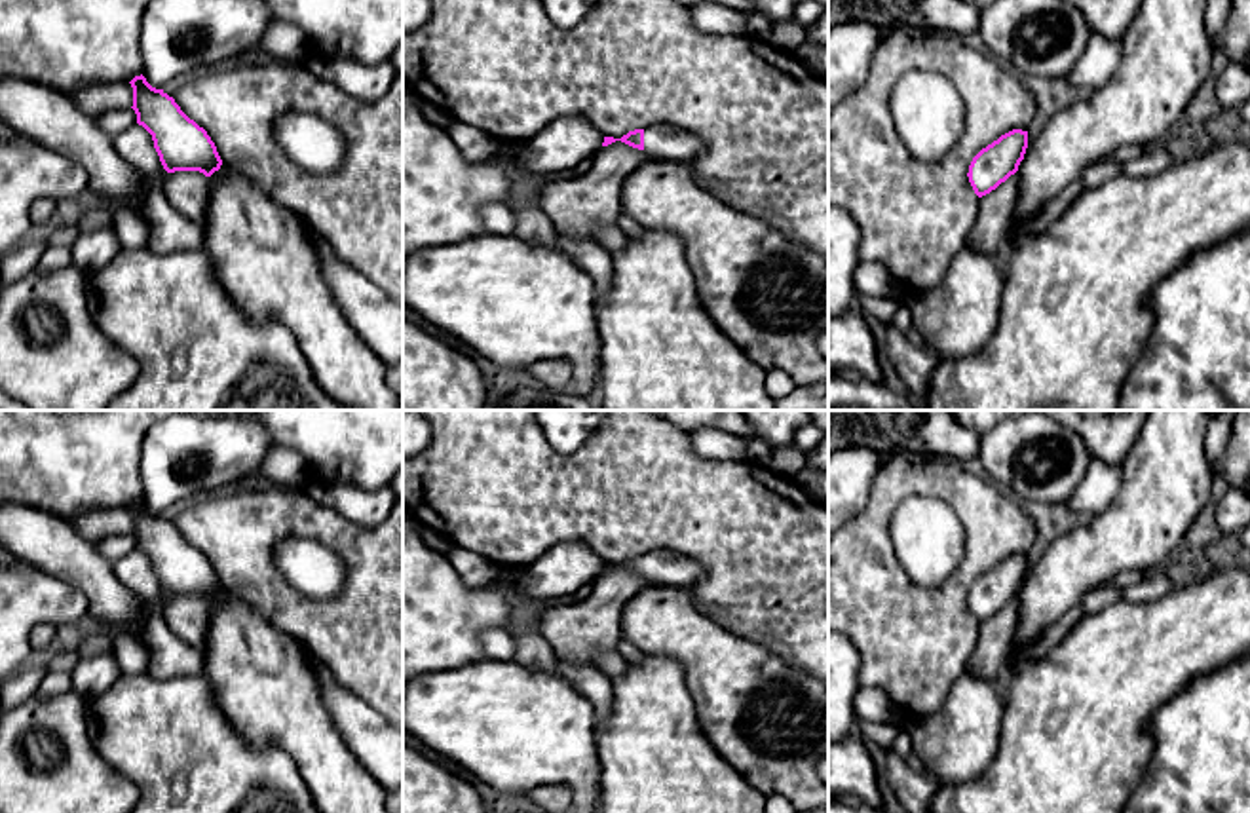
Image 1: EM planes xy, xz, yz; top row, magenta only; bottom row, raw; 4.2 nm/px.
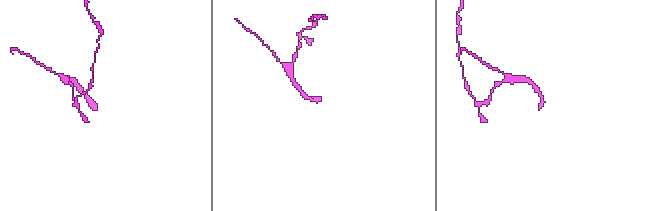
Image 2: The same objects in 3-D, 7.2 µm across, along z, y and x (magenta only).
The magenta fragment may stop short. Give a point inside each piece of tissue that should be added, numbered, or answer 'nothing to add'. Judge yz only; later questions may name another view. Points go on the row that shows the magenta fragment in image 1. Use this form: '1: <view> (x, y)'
nothing to add

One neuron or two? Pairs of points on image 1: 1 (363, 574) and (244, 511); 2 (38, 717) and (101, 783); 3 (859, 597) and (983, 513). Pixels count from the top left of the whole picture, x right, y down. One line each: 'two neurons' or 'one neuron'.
1: one neuron
2: one neuron
3: one neuron

